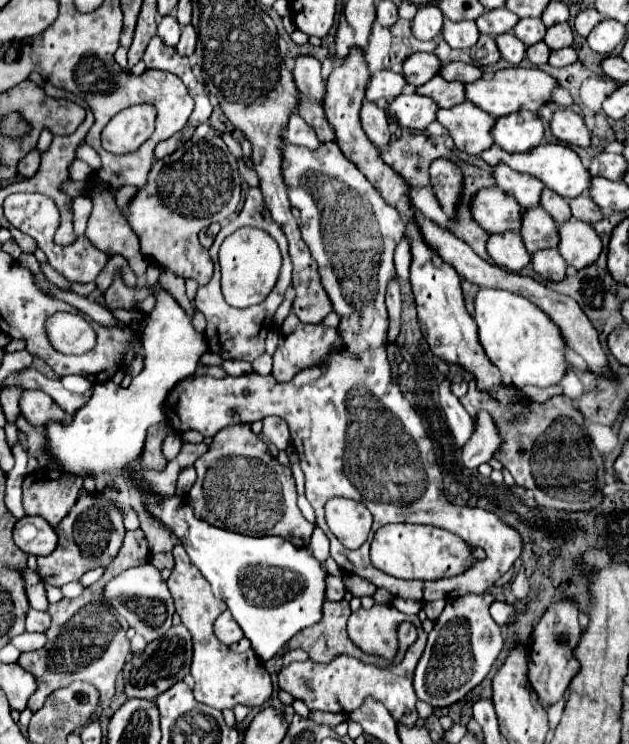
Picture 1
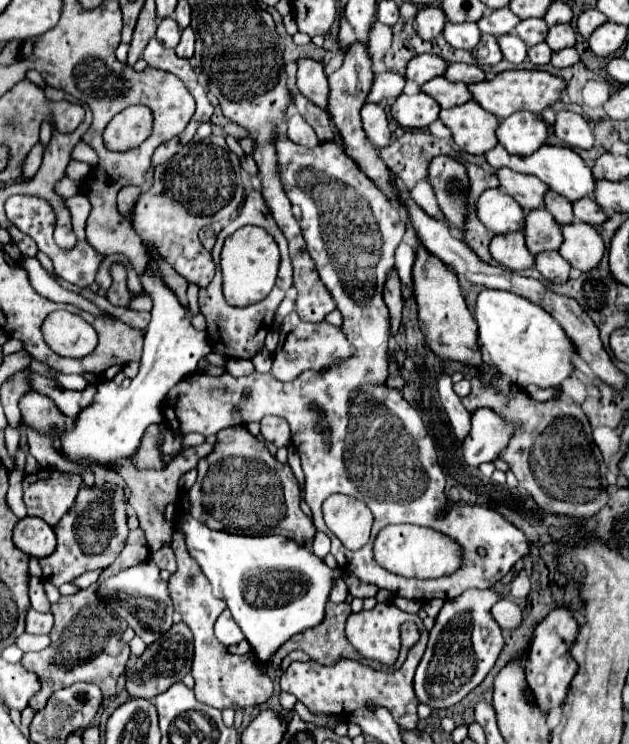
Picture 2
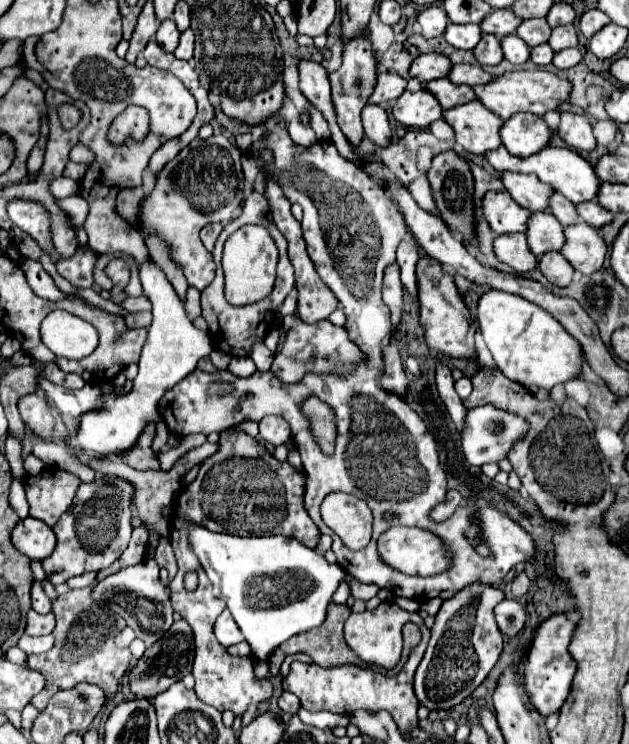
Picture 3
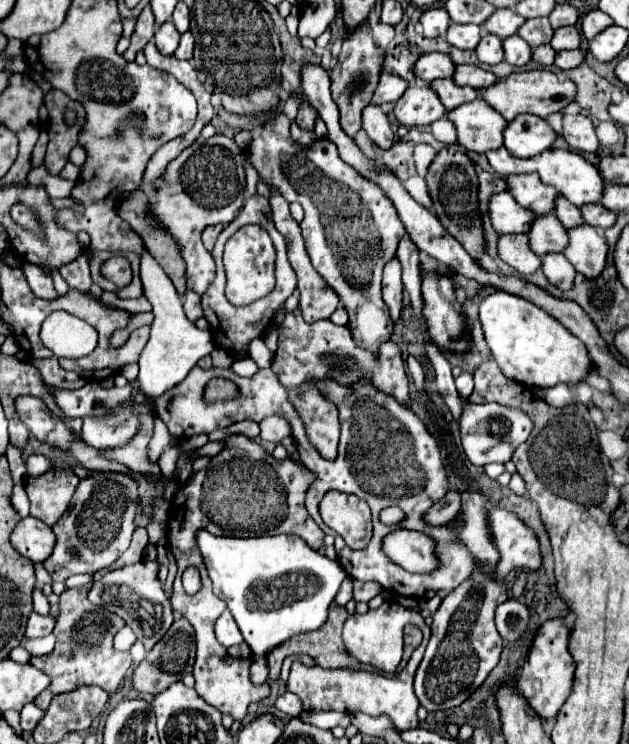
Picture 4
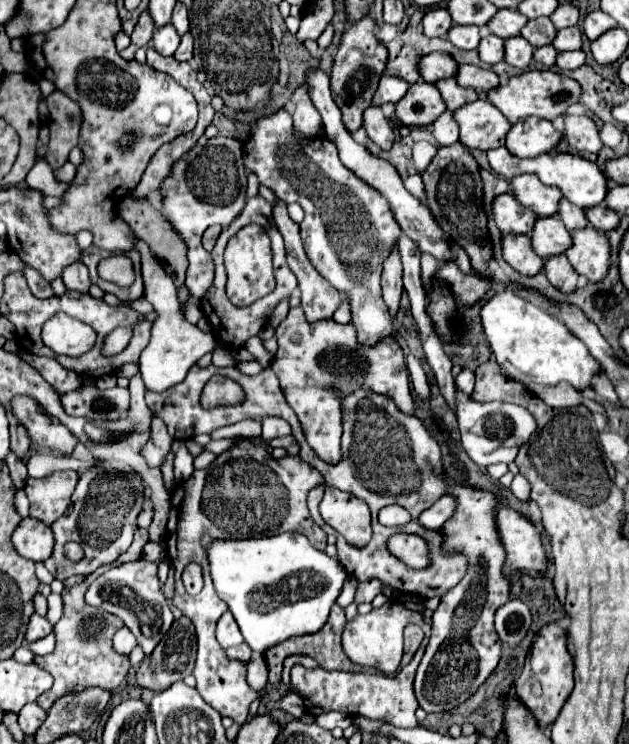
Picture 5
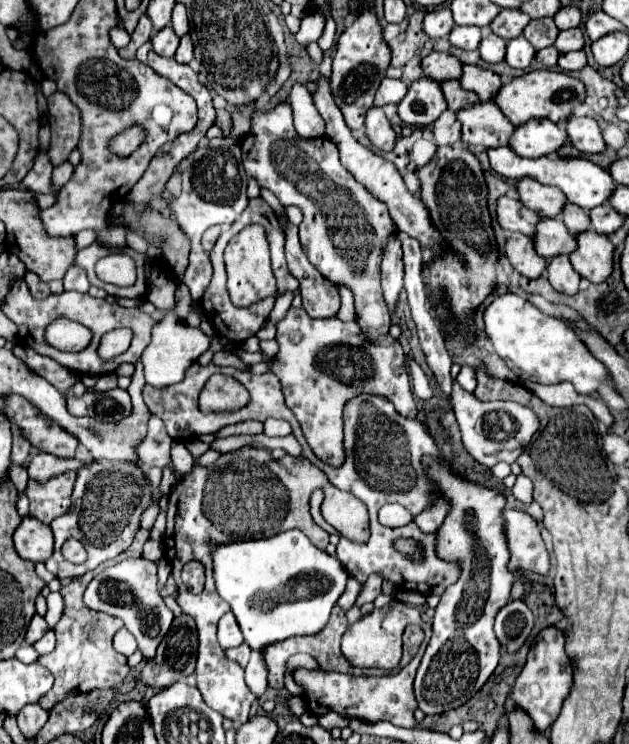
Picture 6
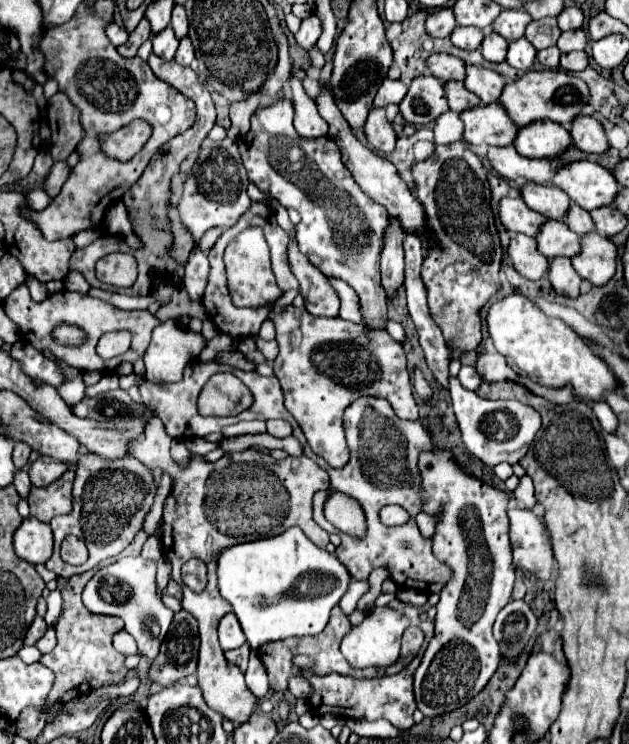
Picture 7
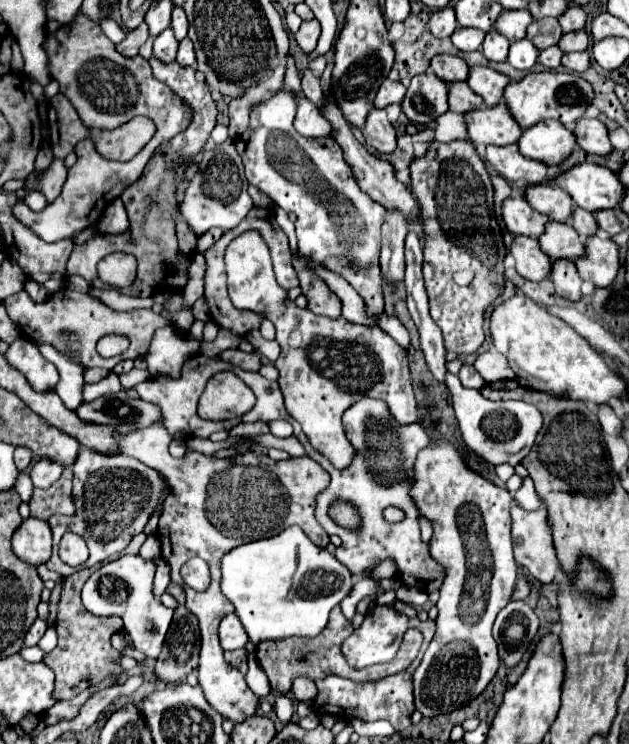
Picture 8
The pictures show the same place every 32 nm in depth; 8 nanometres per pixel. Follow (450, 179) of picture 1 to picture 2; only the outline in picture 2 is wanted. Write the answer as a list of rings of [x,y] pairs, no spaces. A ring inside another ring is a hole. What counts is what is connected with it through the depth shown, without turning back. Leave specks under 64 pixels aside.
[[[438,156],[430,164],[428,180],[434,188],[440,210],[454,228],[460,228],[464,224],[468,192],[468,176],[462,162],[450,156]]]

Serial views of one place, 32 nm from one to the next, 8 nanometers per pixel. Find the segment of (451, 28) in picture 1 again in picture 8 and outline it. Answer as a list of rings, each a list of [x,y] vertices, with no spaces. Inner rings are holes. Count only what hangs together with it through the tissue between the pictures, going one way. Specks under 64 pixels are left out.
[[[456,28],[456,32],[452,34],[452,44],[464,52],[472,52],[482,46],[484,36],[486,34],[478,28]]]

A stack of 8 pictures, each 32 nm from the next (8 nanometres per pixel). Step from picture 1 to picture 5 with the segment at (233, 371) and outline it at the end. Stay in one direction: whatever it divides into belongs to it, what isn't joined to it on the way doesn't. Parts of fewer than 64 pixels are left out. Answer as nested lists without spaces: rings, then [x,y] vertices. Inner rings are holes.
[[[248,360],[248,362],[238,362],[238,364],[236,364],[236,370],[238,370],[240,374],[254,376],[254,374],[258,374],[258,372],[262,370],[262,366],[260,366],[258,362],[254,362],[254,360]]]

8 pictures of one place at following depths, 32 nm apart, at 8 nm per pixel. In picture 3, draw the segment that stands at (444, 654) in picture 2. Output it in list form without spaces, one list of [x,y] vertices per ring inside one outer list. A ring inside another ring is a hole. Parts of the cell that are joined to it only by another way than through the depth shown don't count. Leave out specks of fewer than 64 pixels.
[[[480,584],[464,588],[464,592],[456,594],[452,600],[444,600],[434,618],[436,622],[432,626],[426,654],[414,676],[414,692],[422,706],[430,710],[448,710],[460,704],[484,682],[504,646],[502,632],[496,628],[492,616],[492,608],[500,600],[504,600],[504,592]]]

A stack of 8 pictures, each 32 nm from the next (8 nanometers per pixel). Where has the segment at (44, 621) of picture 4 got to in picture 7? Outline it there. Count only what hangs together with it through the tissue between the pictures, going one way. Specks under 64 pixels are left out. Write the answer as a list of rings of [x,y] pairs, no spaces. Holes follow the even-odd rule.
[[[36,616],[34,622],[30,624],[28,632],[26,632],[26,644],[36,644],[36,642],[44,636],[46,630],[48,630],[48,626],[46,626],[44,618],[42,618],[42,616]]]

